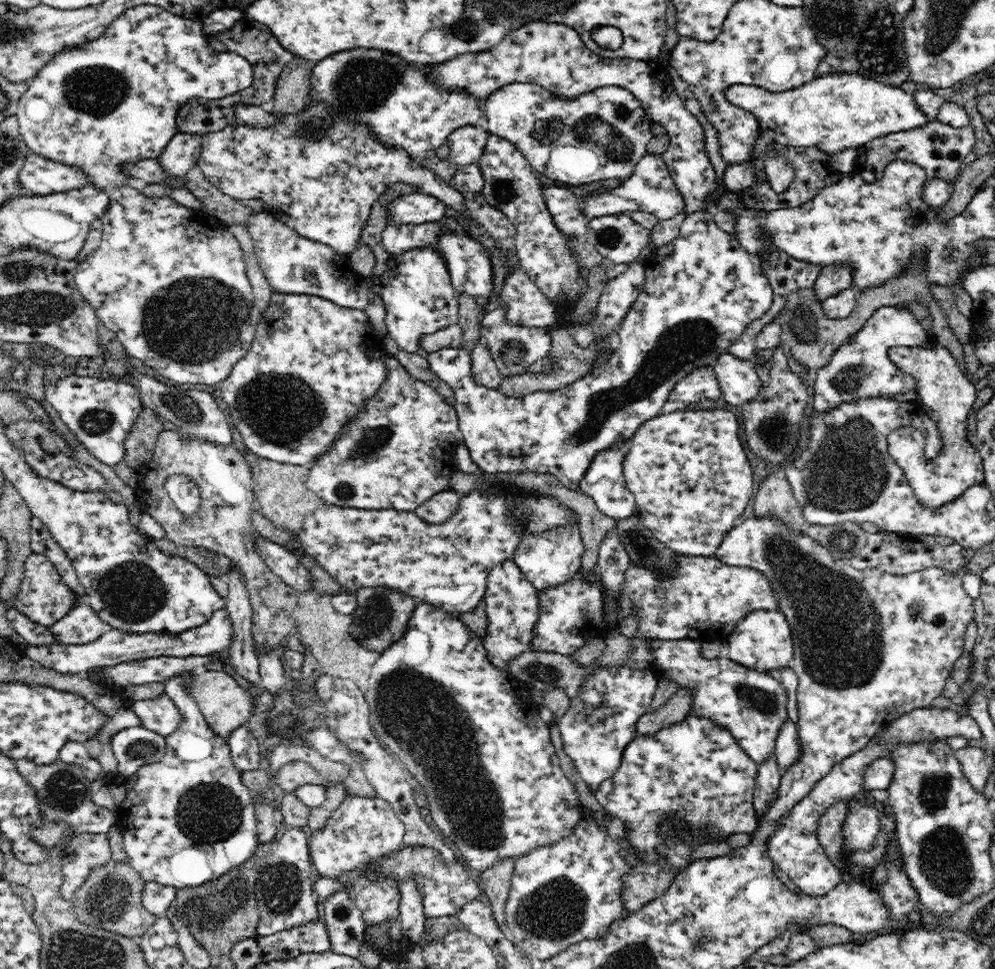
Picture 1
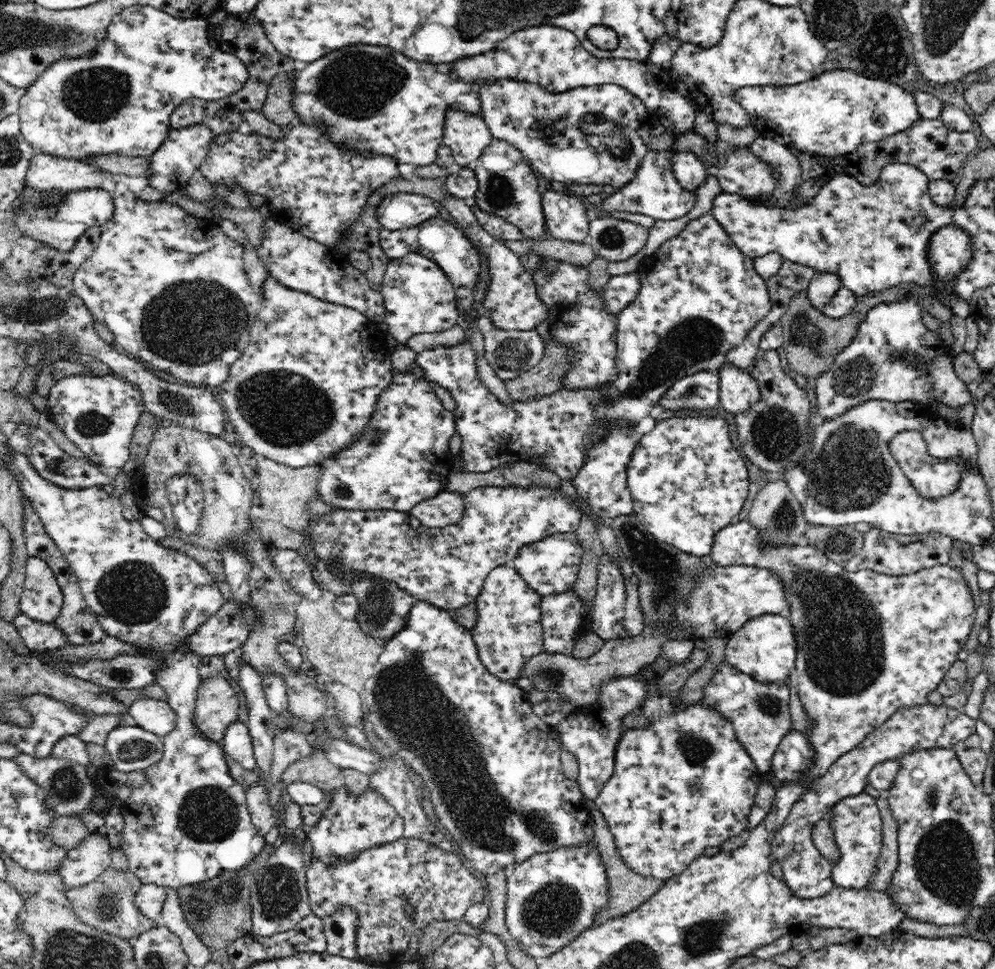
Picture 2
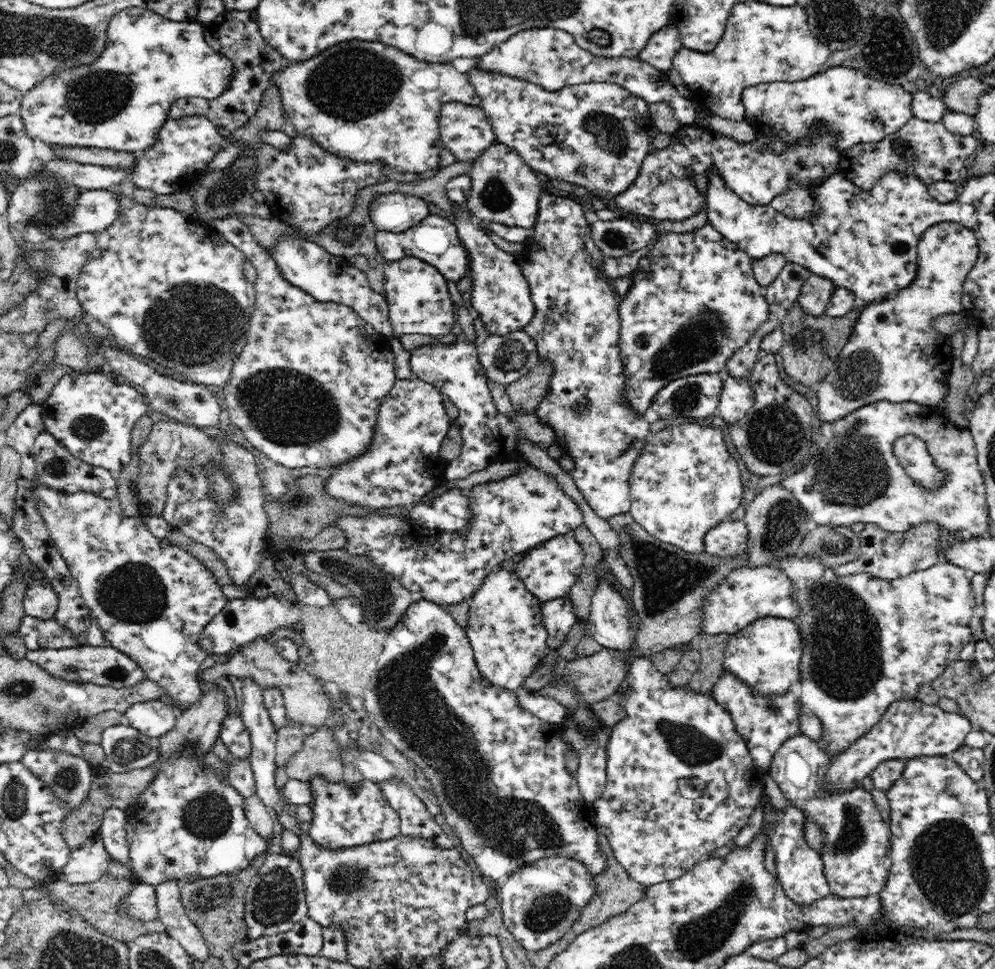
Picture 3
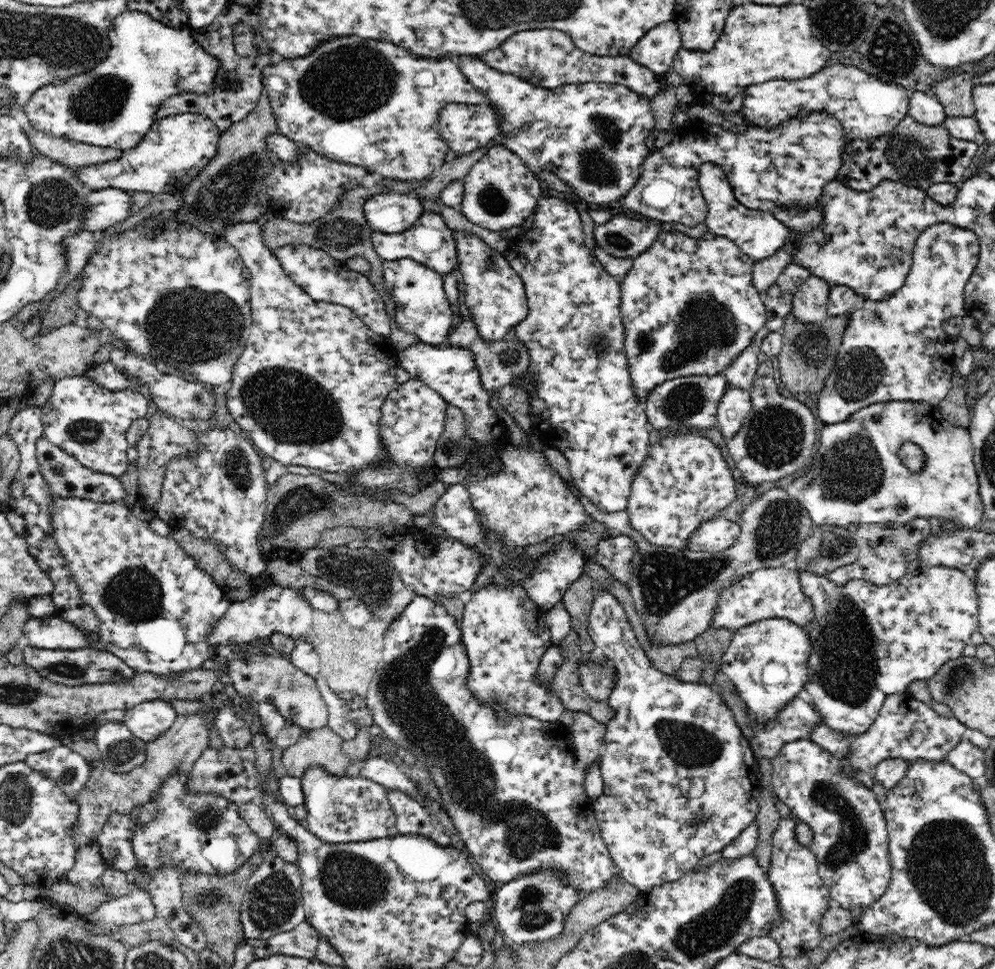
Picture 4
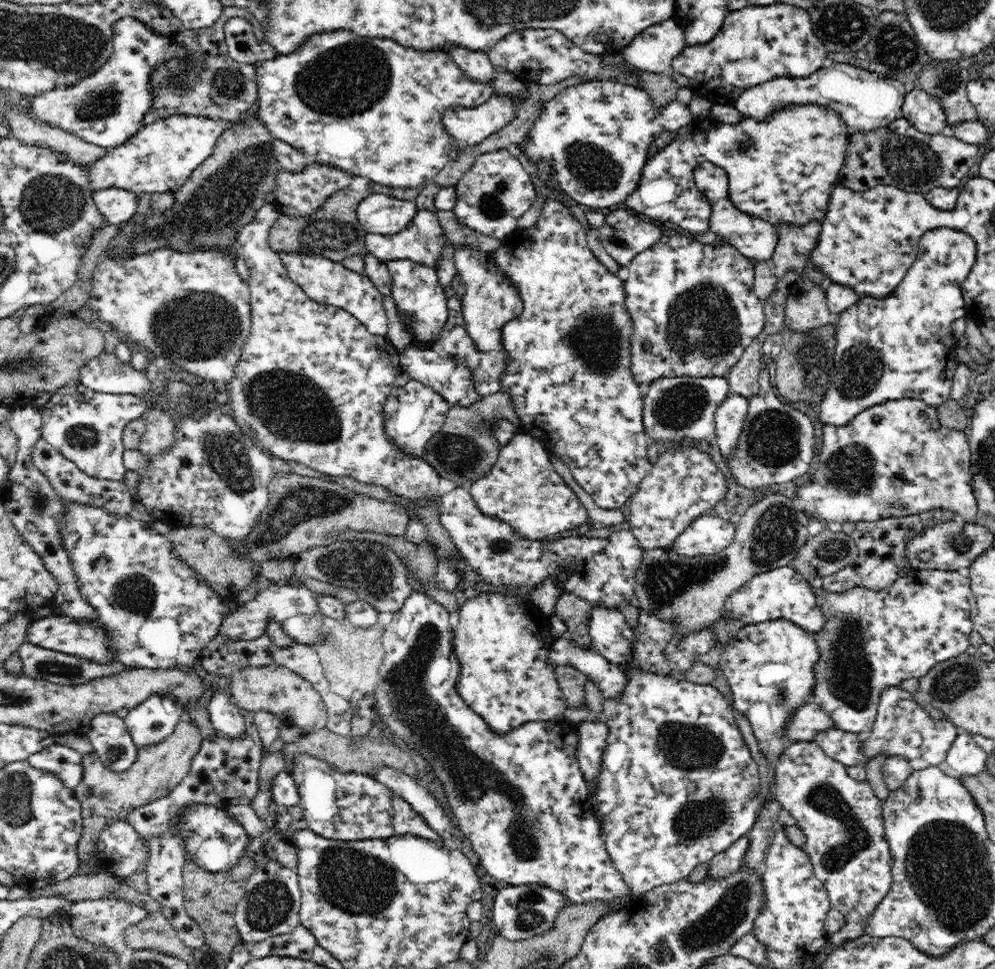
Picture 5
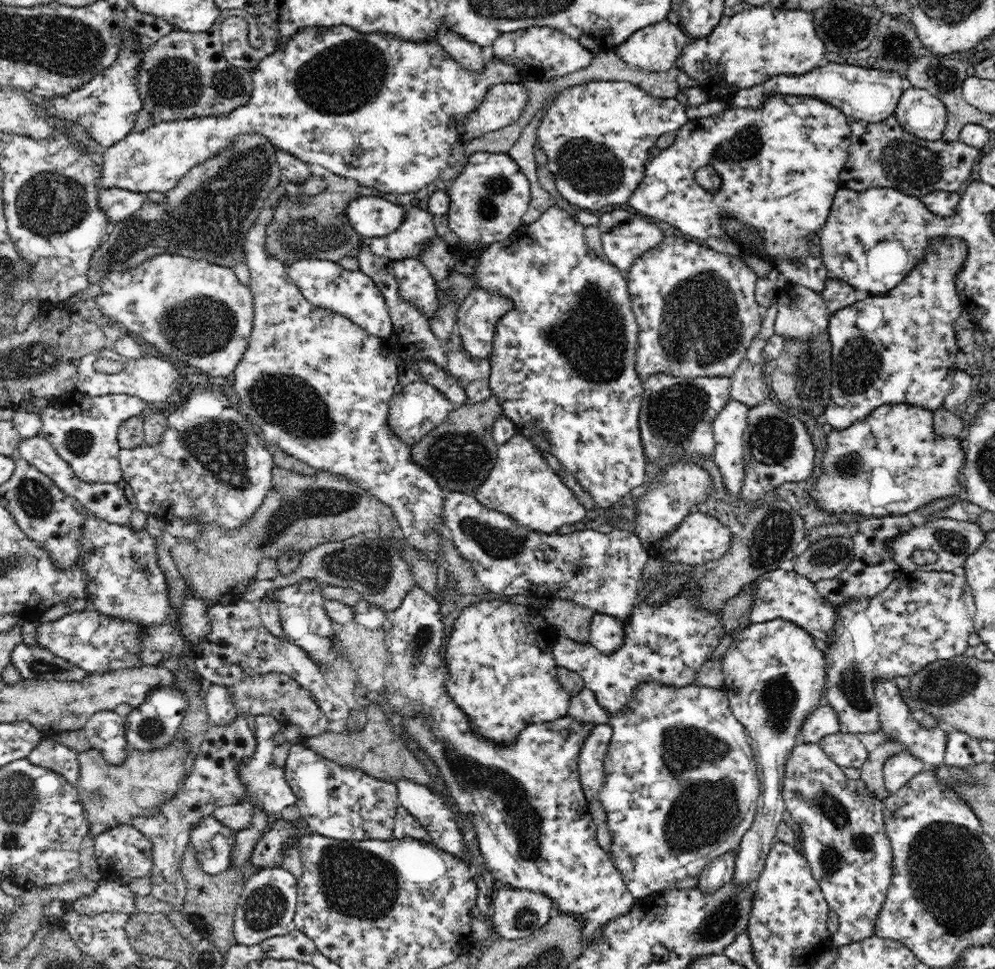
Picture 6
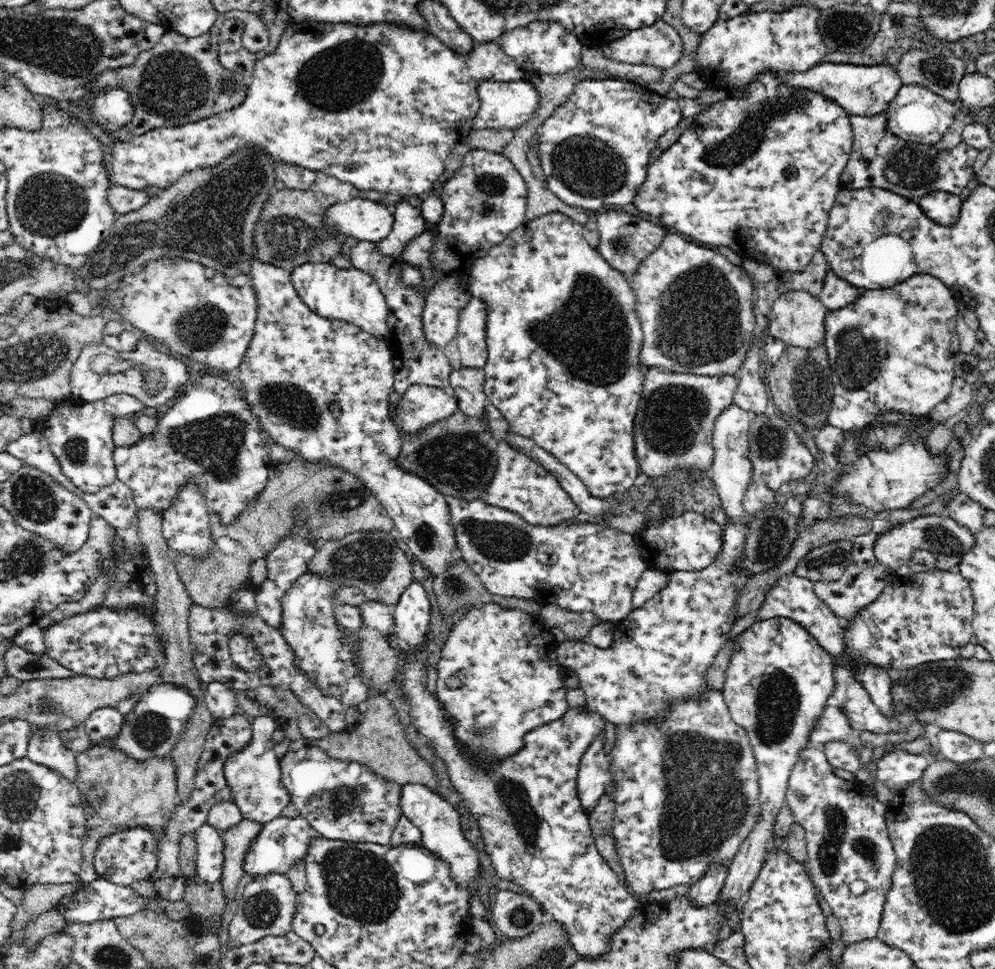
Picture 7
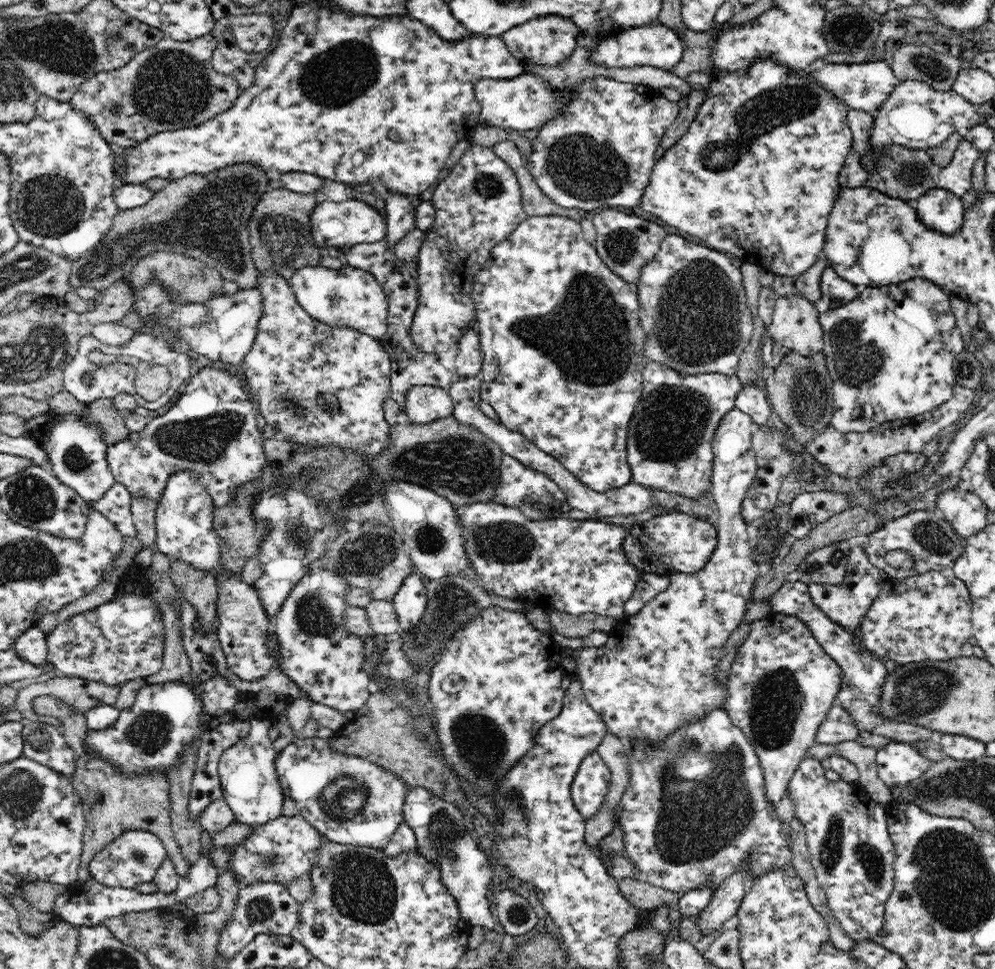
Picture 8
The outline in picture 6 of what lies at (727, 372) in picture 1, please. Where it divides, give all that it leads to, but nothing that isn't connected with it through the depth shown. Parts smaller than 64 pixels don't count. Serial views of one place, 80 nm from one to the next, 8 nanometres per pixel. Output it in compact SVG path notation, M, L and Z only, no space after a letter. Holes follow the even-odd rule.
M731 399L718 414L713 423L715 451L713 459L732 497L741 495L746 479L744 469L744 430L747 427L749 407Z

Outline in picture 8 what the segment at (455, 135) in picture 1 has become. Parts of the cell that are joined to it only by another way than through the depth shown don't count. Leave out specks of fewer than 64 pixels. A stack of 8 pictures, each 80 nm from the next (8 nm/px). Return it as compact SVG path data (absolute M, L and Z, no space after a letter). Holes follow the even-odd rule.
M527 71L518 78L512 80L493 80L483 79L475 84L475 97L481 104L481 112L478 120L491 124L492 127L498 127L501 131L507 131L510 128L524 132L544 126L548 120L560 116L560 112L570 104L570 101L576 100L576 91L568 89L567 91L554 91L544 80Z

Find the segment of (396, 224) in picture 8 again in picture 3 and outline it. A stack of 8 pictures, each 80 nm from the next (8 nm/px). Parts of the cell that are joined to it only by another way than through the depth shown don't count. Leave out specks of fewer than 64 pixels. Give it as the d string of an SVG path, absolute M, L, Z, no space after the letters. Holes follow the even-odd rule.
M435 211L428 215L426 219L402 232L377 231L374 239L377 249L382 253L386 261L415 256L434 266L448 281L453 280L453 282L458 282L468 272L470 253L467 252L463 241L459 239L456 225L447 217L440 217Z

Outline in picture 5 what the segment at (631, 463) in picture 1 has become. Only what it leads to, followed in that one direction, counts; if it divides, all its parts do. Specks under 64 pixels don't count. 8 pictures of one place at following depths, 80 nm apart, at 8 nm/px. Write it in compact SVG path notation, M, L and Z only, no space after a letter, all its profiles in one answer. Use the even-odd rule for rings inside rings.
M696 446L670 448L660 460L649 468L638 484L638 492L630 502L631 531L639 540L643 550L670 548L686 528L691 527L700 517L710 514L712 508L724 500L728 483L722 472L705 450Z

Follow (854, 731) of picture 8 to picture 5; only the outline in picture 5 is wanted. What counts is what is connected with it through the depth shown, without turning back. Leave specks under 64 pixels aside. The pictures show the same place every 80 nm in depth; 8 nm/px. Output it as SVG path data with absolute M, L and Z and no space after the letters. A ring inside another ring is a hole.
M805 702L789 714L788 721L783 726L783 738L792 742L814 741L814 736L818 732L828 728L833 728L828 714L825 714L816 702Z

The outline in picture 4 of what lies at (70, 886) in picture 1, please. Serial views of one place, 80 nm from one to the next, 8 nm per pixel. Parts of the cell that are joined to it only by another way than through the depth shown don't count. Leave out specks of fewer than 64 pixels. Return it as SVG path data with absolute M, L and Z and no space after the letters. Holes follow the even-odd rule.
M97 842L77 849L74 866L68 870L66 879L70 883L90 884L98 880L107 869Z

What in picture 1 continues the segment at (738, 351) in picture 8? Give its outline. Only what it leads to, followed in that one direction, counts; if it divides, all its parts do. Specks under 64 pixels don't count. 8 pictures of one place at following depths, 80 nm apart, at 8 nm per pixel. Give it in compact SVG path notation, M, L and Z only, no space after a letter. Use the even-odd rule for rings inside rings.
M698 211L690 213L682 221L678 236L668 242L668 244L661 245L657 249L654 248L650 254L641 259L645 270L645 284L644 290L637 296L637 299L632 304L632 308L627 312L619 328L620 346L612 354L610 360L599 366L581 379L575 380L568 384L568 386L554 389L552 392L532 392L523 397L506 396L500 390L492 390L491 388L479 385L472 377L472 359L471 351L464 350L462 347L458 348L443 348L431 353L428 353L426 360L430 363L432 372L443 380L452 388L455 394L455 411L459 417L459 438L463 439L463 443L467 445L471 453L472 460L483 469L483 472L494 475L495 473L509 473L524 474L530 472L531 474L548 474L552 475L554 479L568 488L569 490L579 490L580 483L583 482L592 462L600 452L608 450L614 446L619 446L626 440L631 439L635 434L640 424L648 420L651 416L656 416L656 412L662 410L668 403L670 391L675 387L677 382L680 382L685 376L688 376L696 368L713 367L718 360L720 354L727 352L728 347L732 346L732 342L736 340L744 328L750 321L756 320L762 316L764 312L768 312L768 308L773 303L773 291L771 282L768 281L767 276L763 273L762 266L755 260L754 256L748 254L740 241L732 233L722 230L713 215L706 211Z

